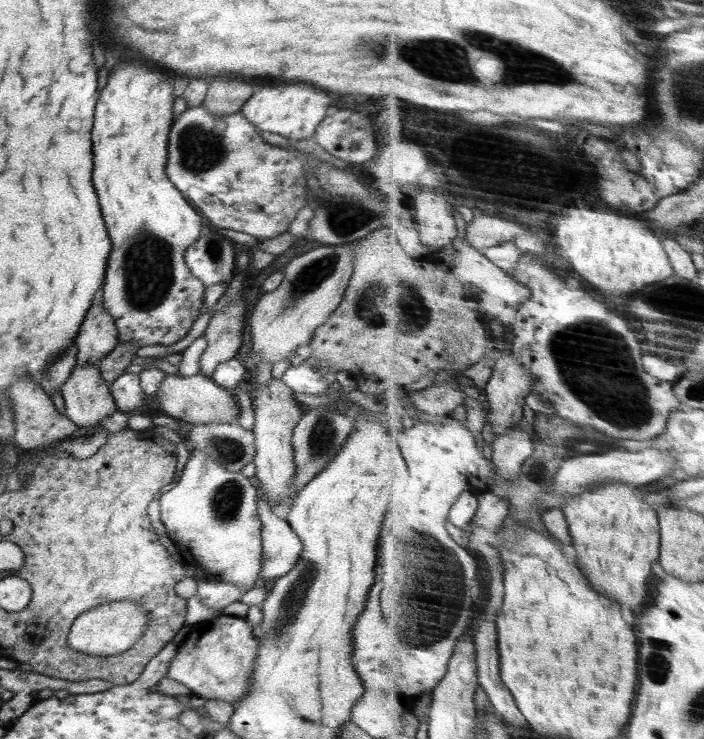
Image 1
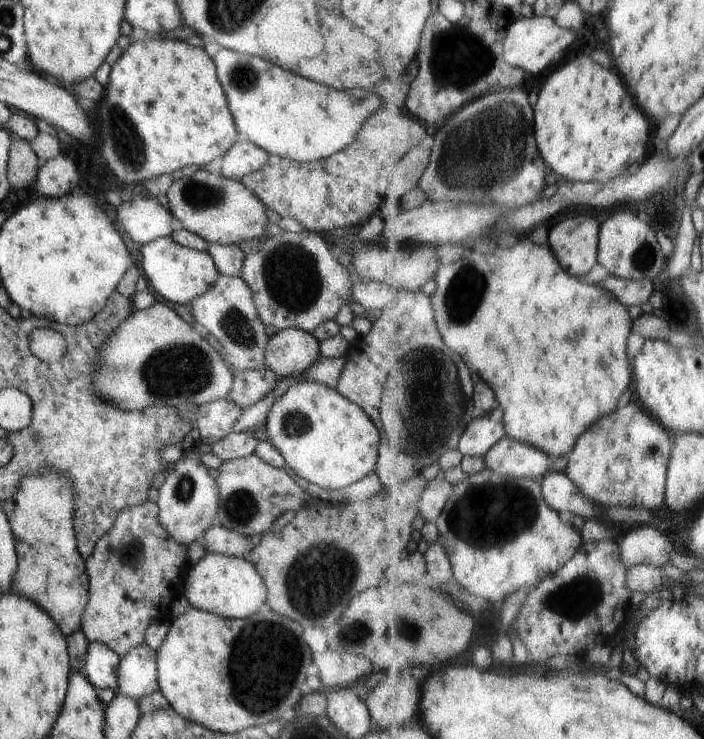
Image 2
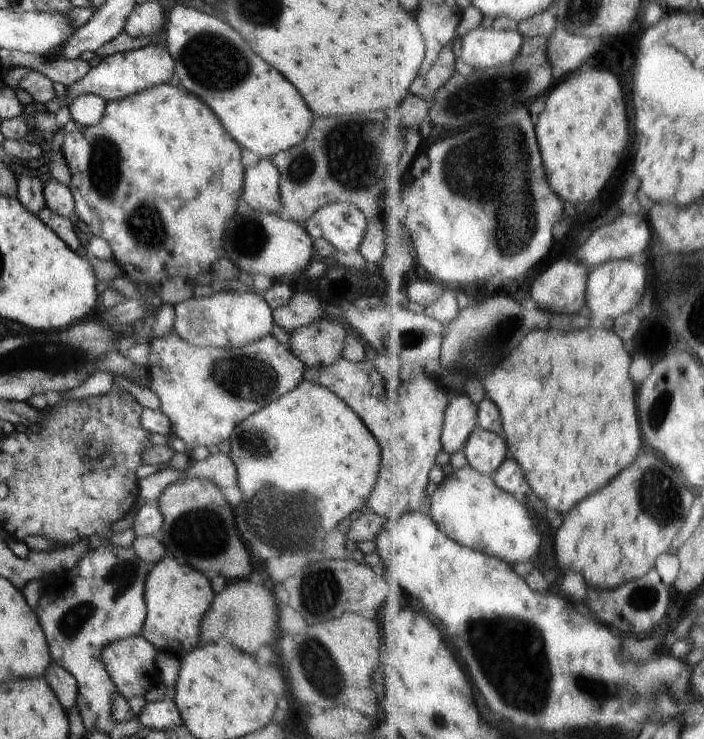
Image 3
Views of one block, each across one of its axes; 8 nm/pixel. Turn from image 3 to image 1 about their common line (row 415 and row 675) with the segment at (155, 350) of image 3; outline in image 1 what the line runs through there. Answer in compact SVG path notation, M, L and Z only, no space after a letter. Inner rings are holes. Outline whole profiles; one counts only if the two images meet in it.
M218 614L197 622L170 661L166 678L186 686L192 696L234 705L246 696L246 692L250 692L250 676L258 656L258 642L255 627L246 617Z

